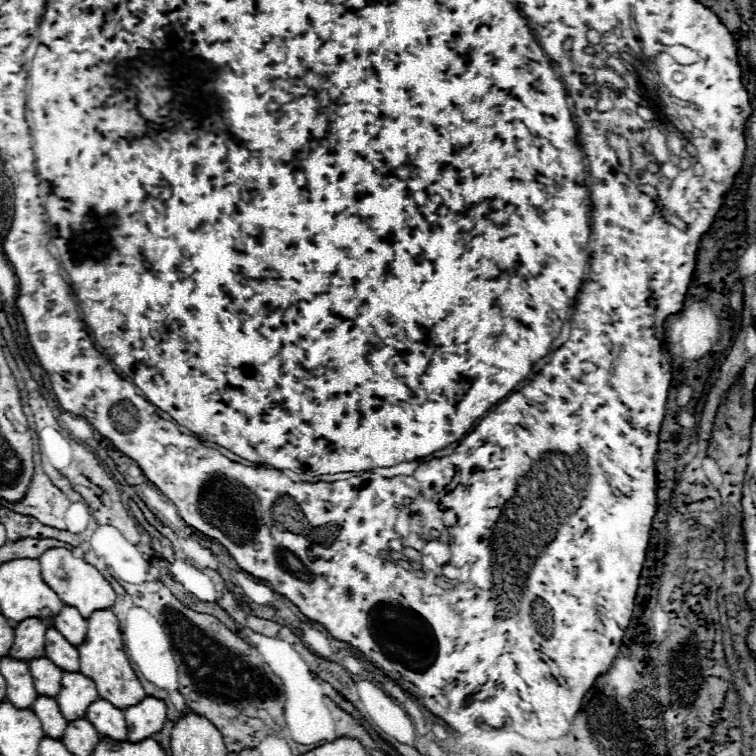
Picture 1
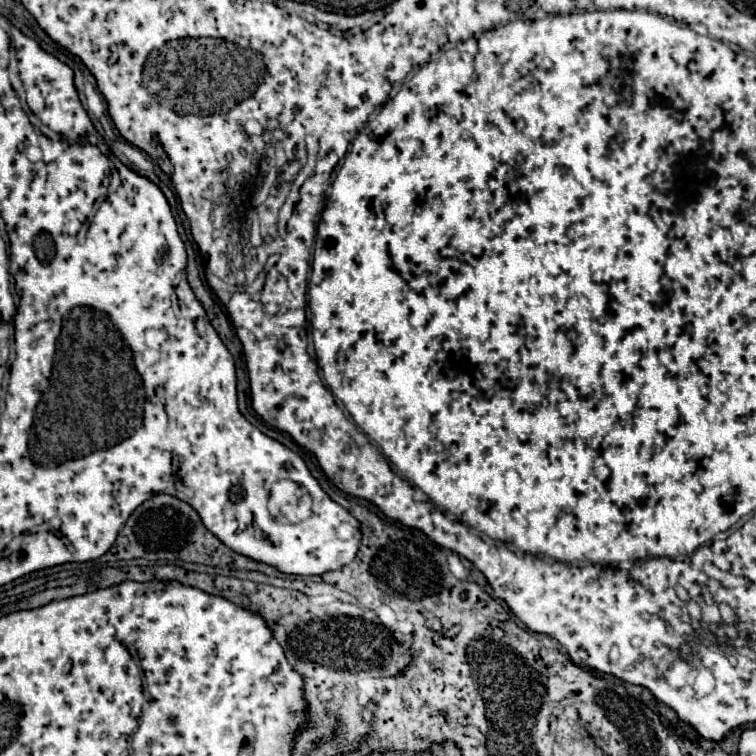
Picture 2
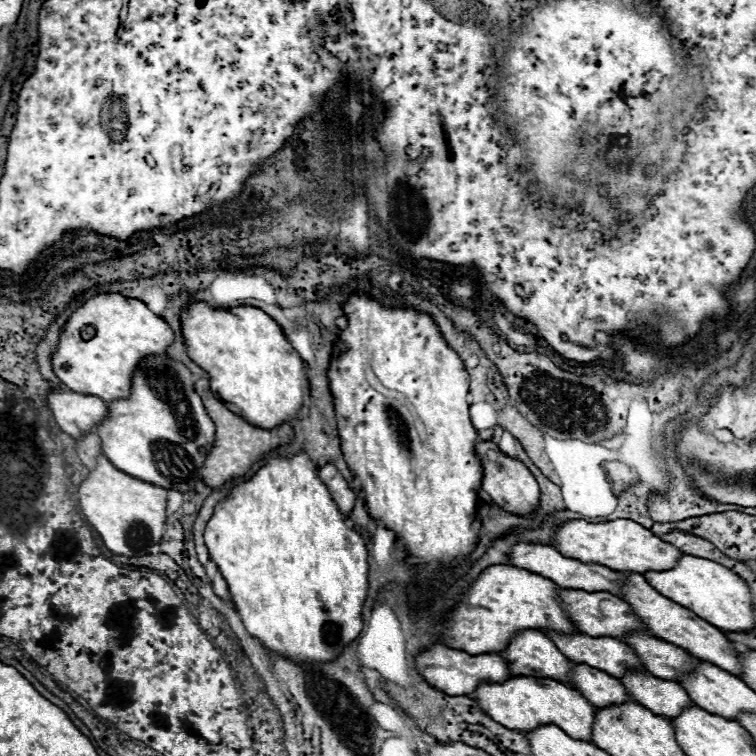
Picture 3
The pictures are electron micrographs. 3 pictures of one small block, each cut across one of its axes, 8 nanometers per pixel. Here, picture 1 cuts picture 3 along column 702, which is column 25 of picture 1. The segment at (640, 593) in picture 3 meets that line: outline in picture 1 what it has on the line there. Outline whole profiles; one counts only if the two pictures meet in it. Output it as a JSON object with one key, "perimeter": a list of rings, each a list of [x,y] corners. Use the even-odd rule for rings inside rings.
{"perimeter":[[[26,618],[14,628],[10,656],[16,660],[34,660],[44,656],[44,632],[48,626],[38,618]]]}

